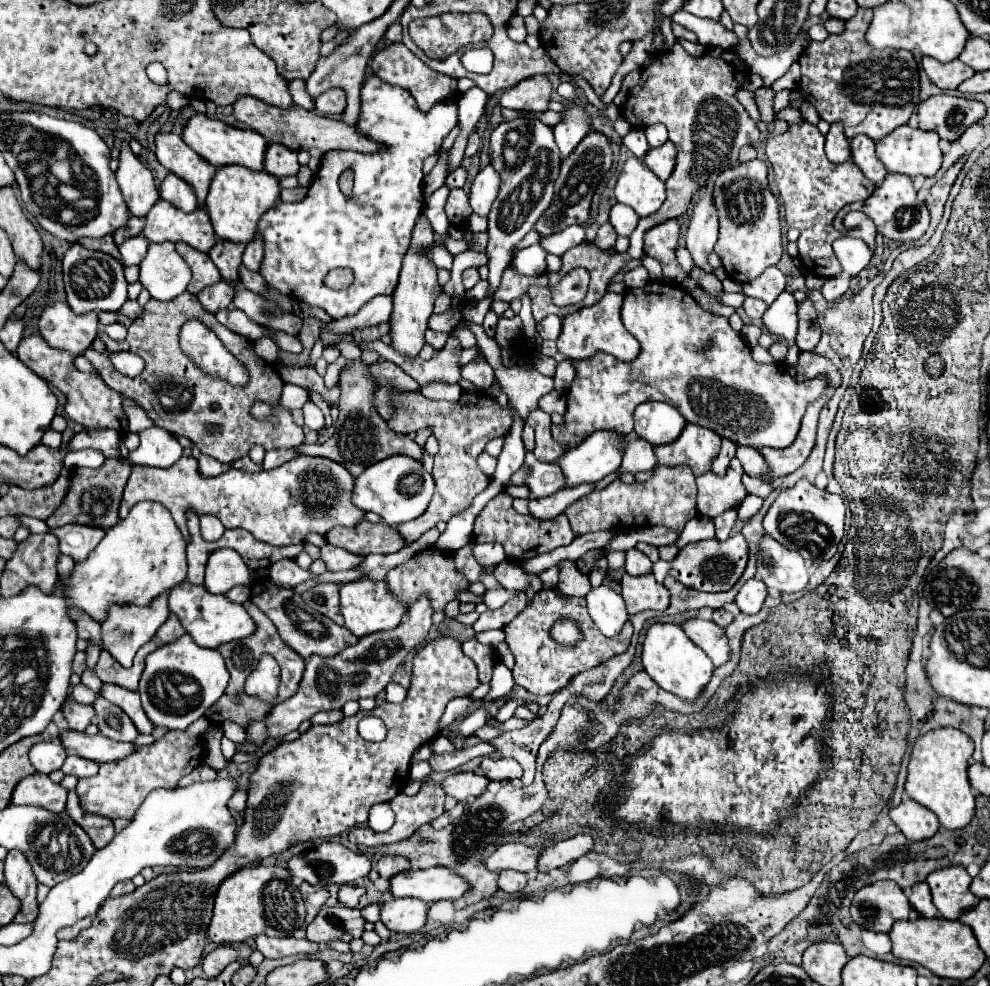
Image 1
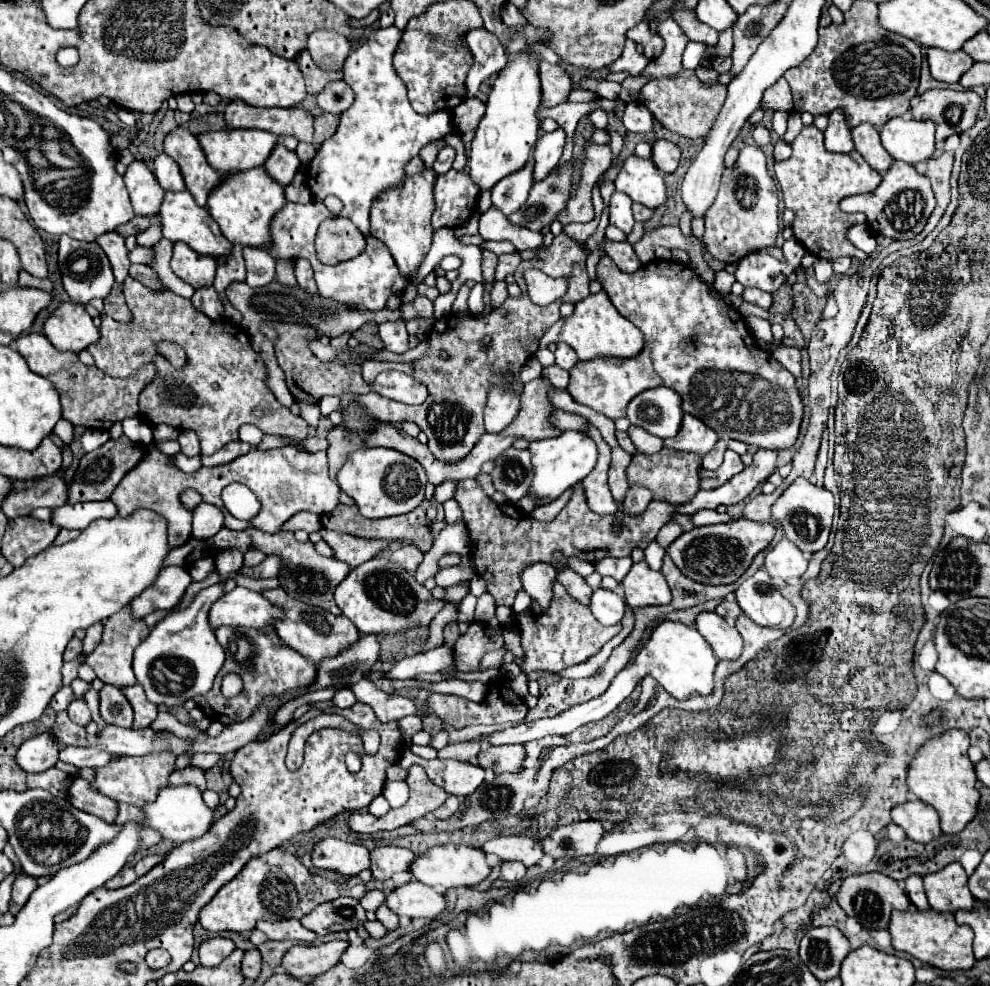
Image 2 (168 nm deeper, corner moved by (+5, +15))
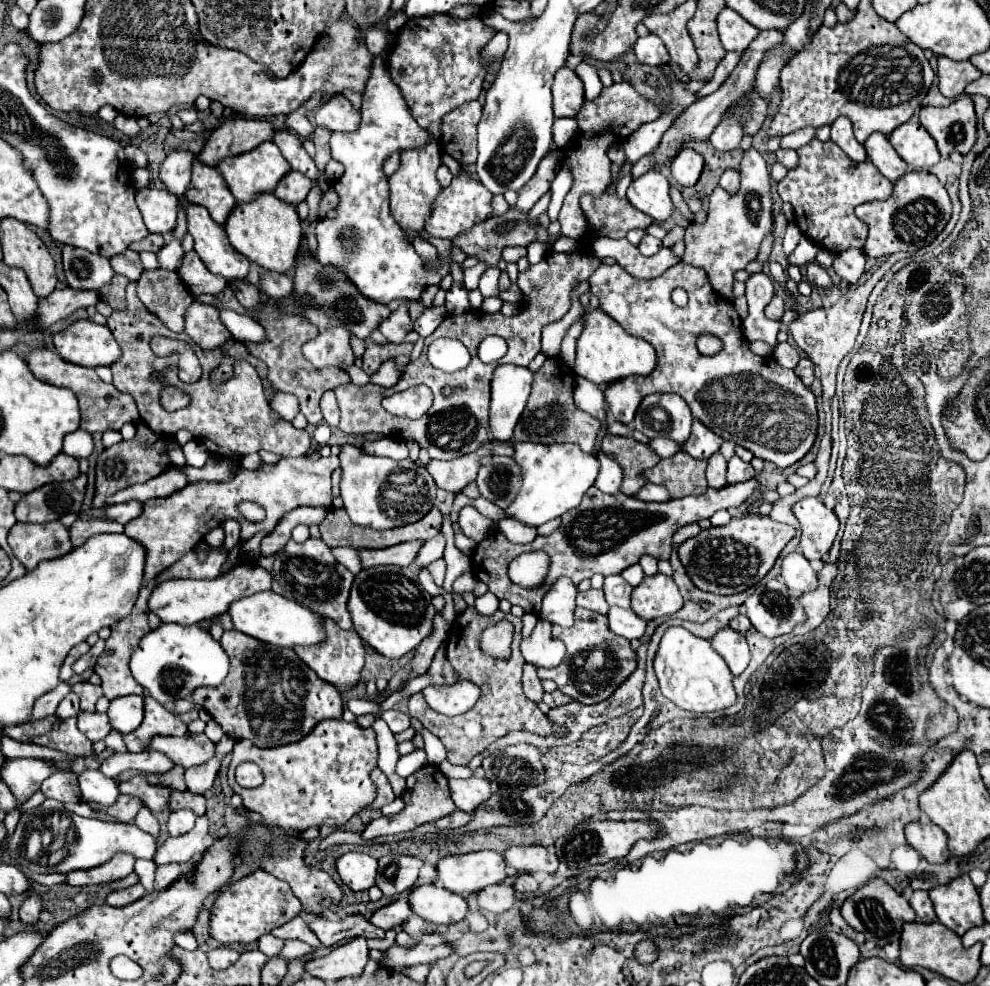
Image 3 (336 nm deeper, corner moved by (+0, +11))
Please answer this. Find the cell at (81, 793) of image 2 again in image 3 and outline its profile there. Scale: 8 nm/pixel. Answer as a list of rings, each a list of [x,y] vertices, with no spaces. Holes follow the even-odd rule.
[[[119,795],[119,801],[115,805],[111,805],[111,809],[103,809],[103,811],[117,817],[123,823],[131,823],[141,807],[143,807],[141,799],[129,797],[129,795]]]

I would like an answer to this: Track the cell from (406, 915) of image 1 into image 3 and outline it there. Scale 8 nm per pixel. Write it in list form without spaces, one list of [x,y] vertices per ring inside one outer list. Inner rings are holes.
[[[439,885],[415,887],[409,895],[411,911],[435,925],[459,923],[467,915],[467,901]]]

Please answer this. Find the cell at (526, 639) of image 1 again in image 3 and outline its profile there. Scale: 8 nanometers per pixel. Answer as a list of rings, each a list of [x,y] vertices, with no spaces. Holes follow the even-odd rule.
[[[577,607],[575,611],[575,623],[569,629],[563,629],[559,625],[553,625],[553,635],[561,639],[567,647],[565,661],[555,669],[539,669],[539,679],[551,679],[557,683],[559,691],[569,695],[571,699],[593,705],[599,701],[605,701],[613,695],[613,691],[635,671],[637,667],[637,653],[631,649],[629,641],[611,633],[607,617],[589,609]],[[579,657],[579,667],[573,665]]]

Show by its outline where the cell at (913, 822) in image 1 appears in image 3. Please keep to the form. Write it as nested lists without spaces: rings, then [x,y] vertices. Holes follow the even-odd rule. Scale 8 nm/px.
[[[917,821],[905,829],[907,843],[929,863],[945,863],[951,855],[947,849],[947,835],[931,821]]]

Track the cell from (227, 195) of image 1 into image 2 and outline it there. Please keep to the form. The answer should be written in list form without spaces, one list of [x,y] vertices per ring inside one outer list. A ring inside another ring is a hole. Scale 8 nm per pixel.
[[[254,167],[240,173],[230,173],[222,177],[220,185],[208,195],[208,211],[222,229],[222,235],[230,243],[266,247],[270,243],[270,219],[286,203],[284,187],[274,183],[264,167]]]

